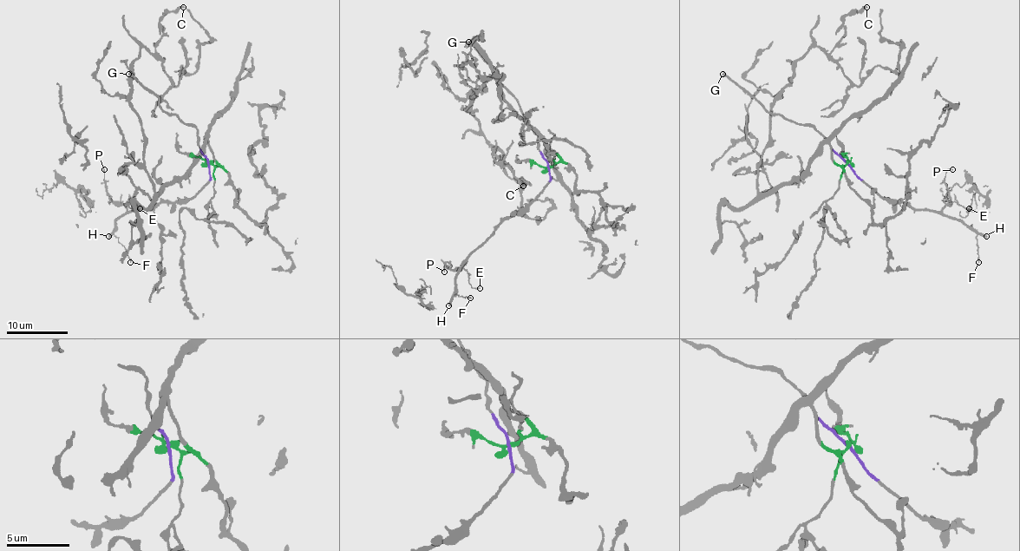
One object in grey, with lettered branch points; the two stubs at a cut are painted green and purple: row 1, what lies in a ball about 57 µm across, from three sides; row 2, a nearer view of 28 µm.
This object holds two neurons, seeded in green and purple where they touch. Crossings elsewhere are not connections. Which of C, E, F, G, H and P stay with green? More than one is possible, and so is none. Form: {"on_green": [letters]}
{"on_green": ["C"]}

